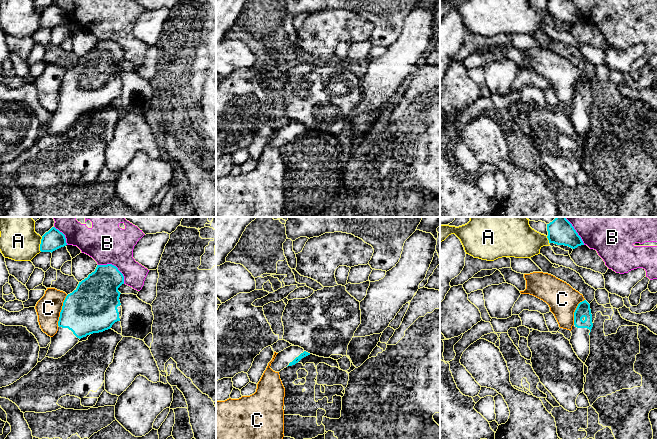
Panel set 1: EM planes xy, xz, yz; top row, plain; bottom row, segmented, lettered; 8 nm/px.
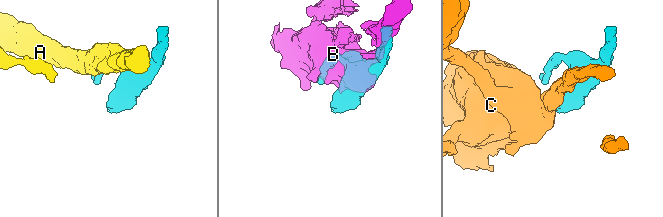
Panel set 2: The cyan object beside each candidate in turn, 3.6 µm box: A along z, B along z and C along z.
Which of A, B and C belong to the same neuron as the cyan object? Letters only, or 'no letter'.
no letter

